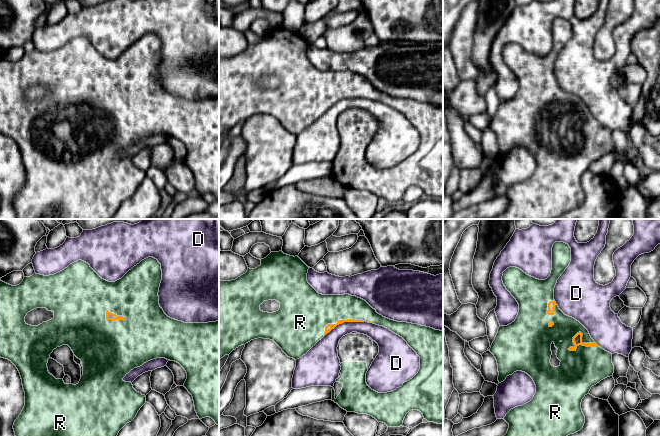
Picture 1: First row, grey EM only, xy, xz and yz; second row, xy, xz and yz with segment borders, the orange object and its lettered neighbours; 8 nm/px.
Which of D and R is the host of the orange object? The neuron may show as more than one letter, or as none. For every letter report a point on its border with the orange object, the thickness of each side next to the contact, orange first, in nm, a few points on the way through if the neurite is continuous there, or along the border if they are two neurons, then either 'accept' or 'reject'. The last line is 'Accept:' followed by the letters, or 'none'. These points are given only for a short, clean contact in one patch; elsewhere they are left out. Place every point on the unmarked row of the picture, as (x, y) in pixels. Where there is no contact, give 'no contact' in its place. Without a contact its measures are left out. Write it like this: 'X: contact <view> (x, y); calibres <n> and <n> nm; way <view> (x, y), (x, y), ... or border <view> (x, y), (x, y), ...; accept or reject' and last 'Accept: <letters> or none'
D: contact xz (344, 97); calibres 60 and 160 nm; reject
R: contact yz (582, 121); calibres 80 and 320 nm; accept
Accept: R

